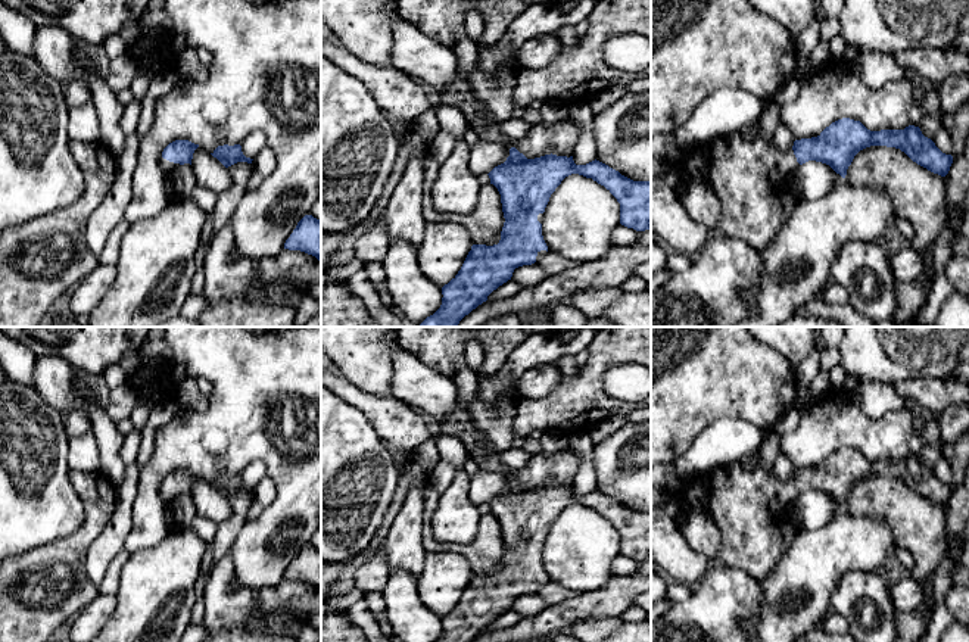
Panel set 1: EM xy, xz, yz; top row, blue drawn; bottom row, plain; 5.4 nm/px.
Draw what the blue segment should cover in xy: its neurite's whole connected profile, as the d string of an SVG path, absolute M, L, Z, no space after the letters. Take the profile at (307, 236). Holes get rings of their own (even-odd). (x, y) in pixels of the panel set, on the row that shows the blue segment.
M305 215L286 240L284 249L300 250L321 261L321 221Z

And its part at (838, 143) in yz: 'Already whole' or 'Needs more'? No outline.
Needs more

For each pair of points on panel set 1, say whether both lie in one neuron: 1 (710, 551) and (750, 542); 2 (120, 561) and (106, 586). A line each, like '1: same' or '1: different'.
1: different
2: same

